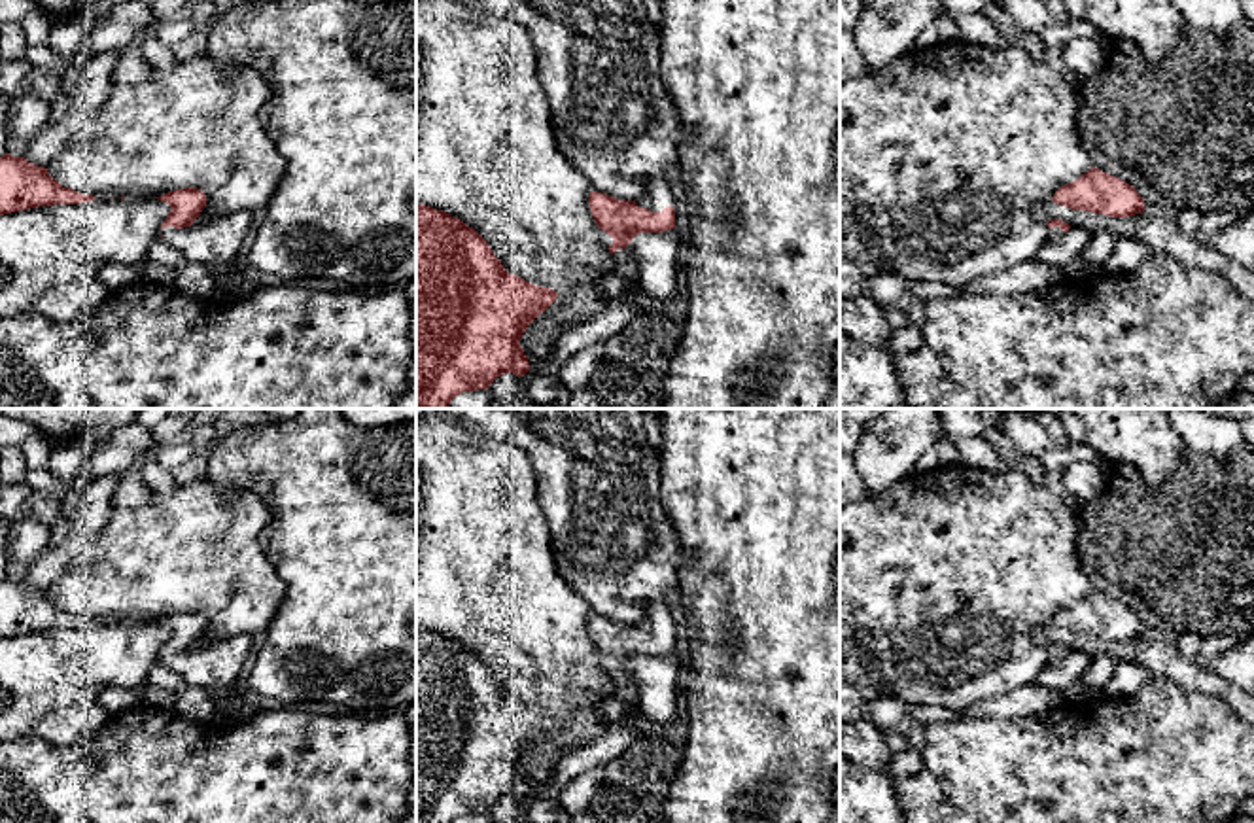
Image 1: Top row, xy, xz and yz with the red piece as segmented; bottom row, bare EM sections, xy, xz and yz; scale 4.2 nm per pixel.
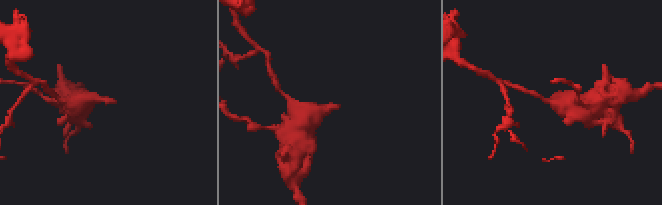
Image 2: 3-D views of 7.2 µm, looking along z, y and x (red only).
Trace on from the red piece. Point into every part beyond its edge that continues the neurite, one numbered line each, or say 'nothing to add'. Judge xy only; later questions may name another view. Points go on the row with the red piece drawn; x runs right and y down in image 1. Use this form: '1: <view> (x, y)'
1: xy (214, 245)

